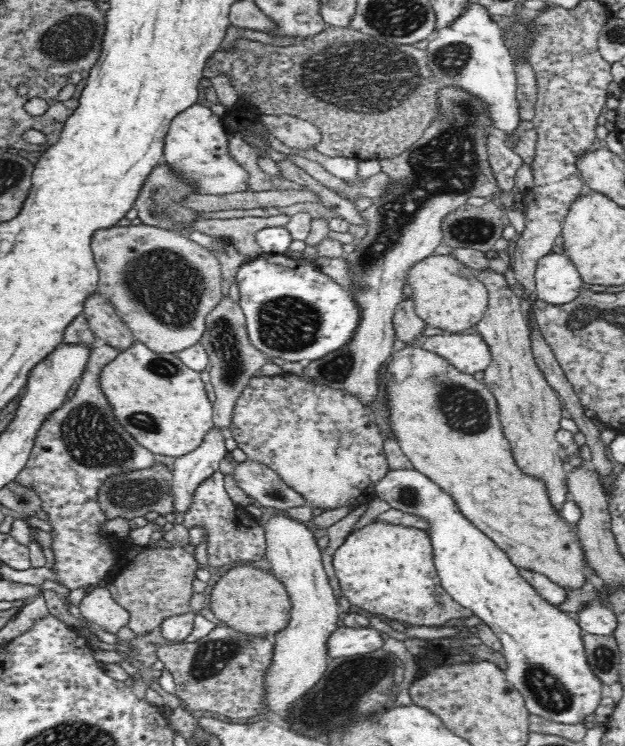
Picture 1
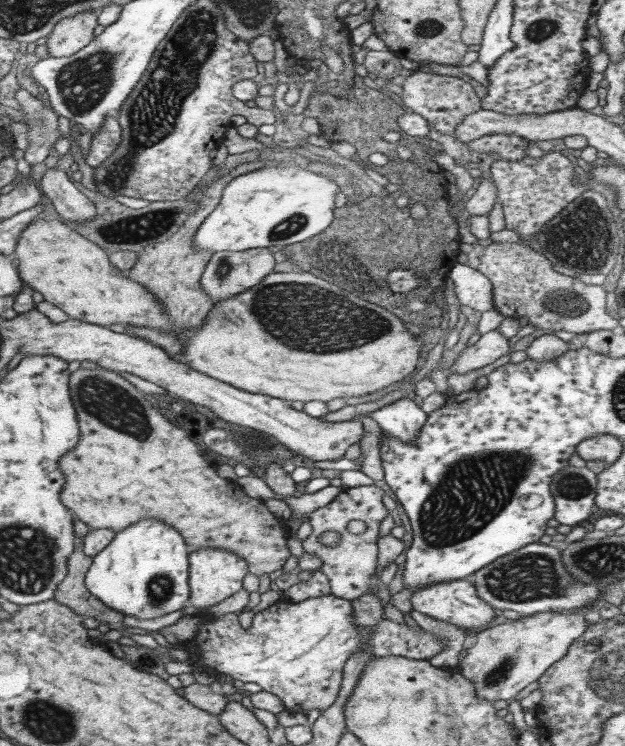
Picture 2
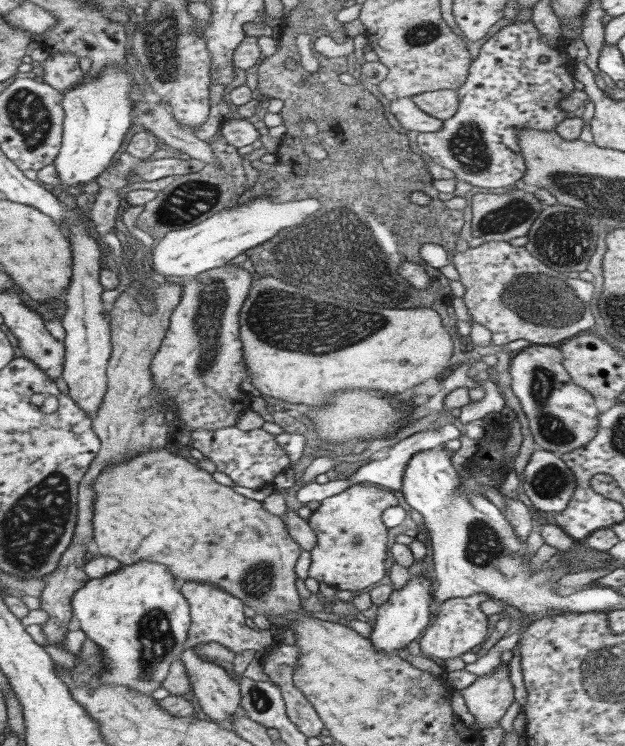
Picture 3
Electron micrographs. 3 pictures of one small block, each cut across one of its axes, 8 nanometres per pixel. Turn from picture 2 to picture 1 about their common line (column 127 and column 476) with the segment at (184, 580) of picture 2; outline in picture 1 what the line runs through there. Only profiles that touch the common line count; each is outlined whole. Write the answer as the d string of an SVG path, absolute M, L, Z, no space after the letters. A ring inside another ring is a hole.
M414 468L388 470L386 476L375 486L375 494L385 500L392 509L422 517L430 523L426 532L430 535L433 561L441 585L456 602L470 609L490 627L502 643L502 654L507 667L503 670L510 684L522 694L530 714L562 724L582 723L588 715L593 715L602 700L602 681L590 669L583 645L583 628L567 612L550 604L521 575L519 568L512 564L510 557L496 546L481 530L468 522L456 508L454 499L448 496L433 480Z

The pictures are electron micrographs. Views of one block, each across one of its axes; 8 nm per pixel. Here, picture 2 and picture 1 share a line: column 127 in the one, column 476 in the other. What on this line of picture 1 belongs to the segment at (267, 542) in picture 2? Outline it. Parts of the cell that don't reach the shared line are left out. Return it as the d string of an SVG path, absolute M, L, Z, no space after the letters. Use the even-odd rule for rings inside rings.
M419 344L406 345L392 355L384 400L390 410L392 432L396 432L394 438L414 469L448 492L460 512L493 540L510 557L512 564L544 574L566 589L580 588L587 580L588 566L581 544L574 543L576 526L566 522L553 507L546 485L518 468L509 441L504 437L492 391L473 375L459 372L438 353L420 348Z

